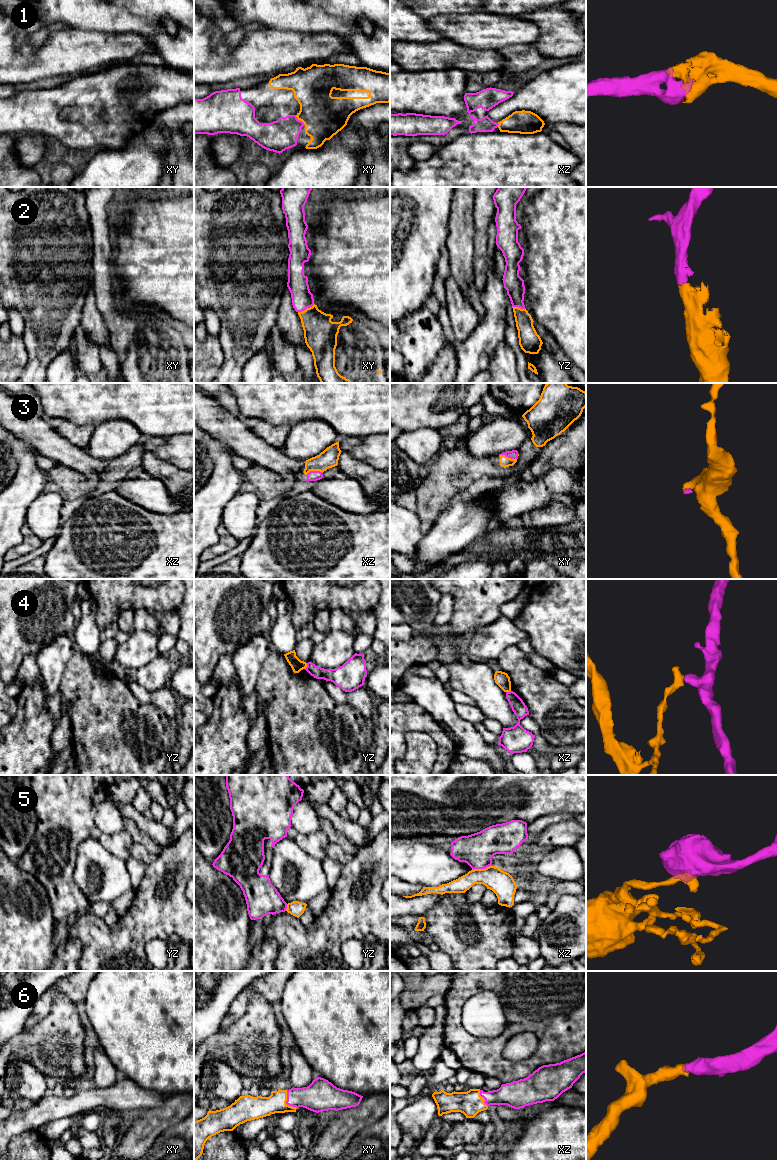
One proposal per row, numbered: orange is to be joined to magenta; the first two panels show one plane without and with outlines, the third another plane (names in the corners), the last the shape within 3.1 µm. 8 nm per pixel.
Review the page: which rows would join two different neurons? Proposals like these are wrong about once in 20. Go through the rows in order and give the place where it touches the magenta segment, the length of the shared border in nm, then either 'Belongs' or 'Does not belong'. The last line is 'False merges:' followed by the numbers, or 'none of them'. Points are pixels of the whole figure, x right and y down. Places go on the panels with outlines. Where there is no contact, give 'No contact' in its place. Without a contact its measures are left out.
1: Touches magenta at xy (299, 120). Shared border 110 nm. Belongs
2: Touches magenta at xy (306, 308). Shared border 150 nm. Belongs
3: Touches magenta at xy (508, 457). Shared border 150 nm. Belongs
4: Touches magenta at yz (307, 666). Shared border 60 nm. Does not belong
5: Touches magenta at xz (482, 868). Shared border 170 nm. Does not belong
6: Touches magenta at xy (286, 1102). Shared border 170 nm. Belongs
False merges: 4, 5

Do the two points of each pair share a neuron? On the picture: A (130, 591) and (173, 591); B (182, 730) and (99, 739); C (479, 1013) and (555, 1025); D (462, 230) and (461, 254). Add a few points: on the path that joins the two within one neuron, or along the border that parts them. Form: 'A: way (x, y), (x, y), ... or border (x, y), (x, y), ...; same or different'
A: way (141, 591), (162, 591); same
B: border (175, 724), (175, 738), (173, 740); different
C: border (498, 995), (505, 1008), (506, 1027), (493, 1037); different
D: way (461, 236), (461, 248); same

